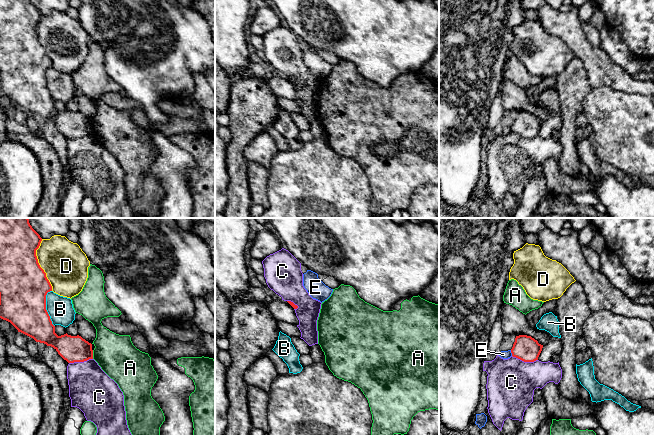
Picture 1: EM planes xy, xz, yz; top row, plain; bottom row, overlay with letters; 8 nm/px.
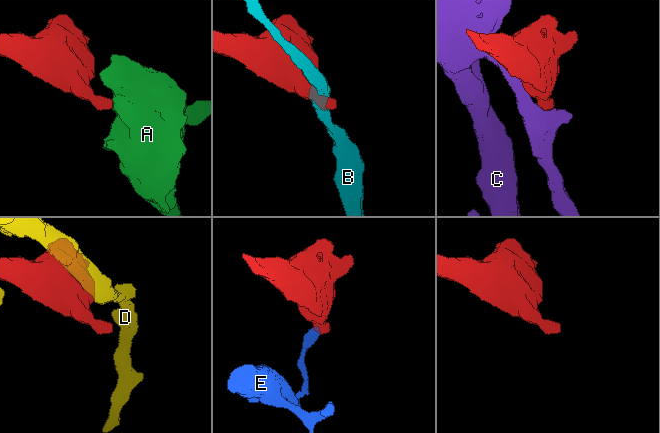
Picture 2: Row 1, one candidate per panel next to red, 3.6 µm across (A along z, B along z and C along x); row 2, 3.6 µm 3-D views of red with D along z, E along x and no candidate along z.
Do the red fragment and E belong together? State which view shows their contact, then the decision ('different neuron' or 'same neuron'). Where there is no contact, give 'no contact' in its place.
meets red in yz; different neuron

